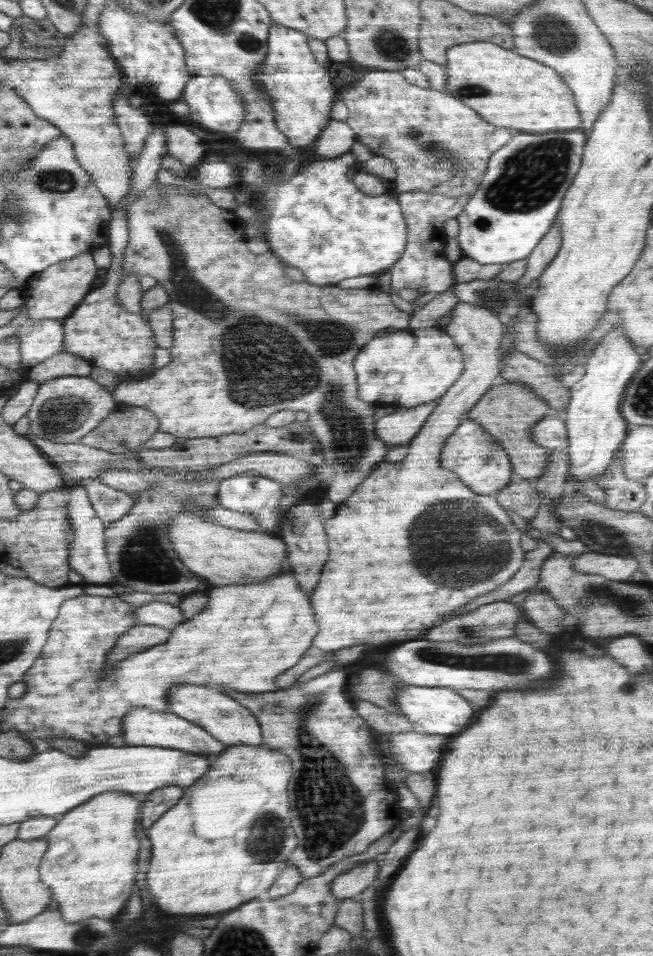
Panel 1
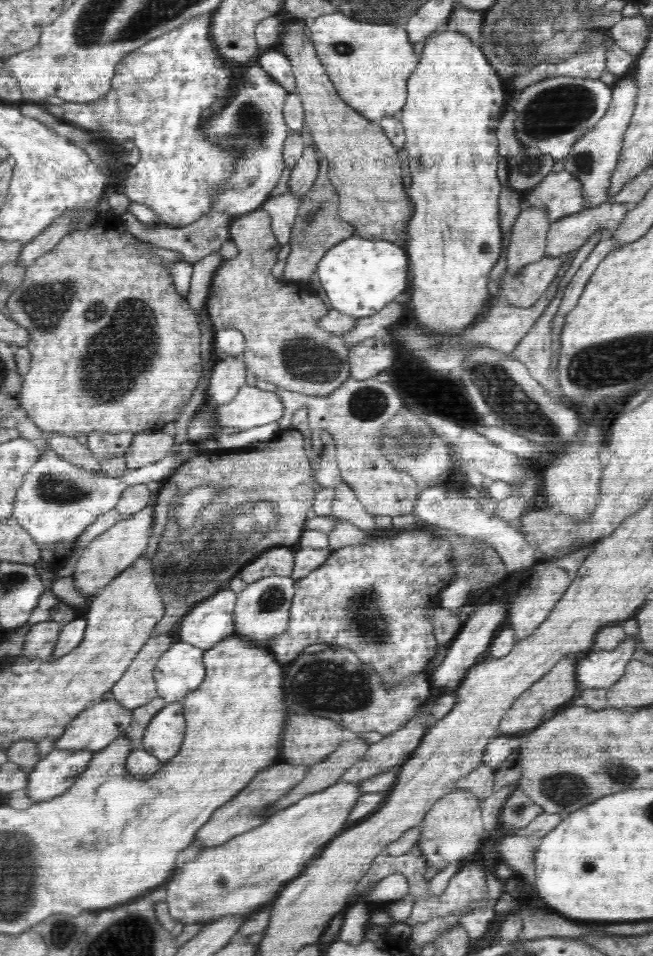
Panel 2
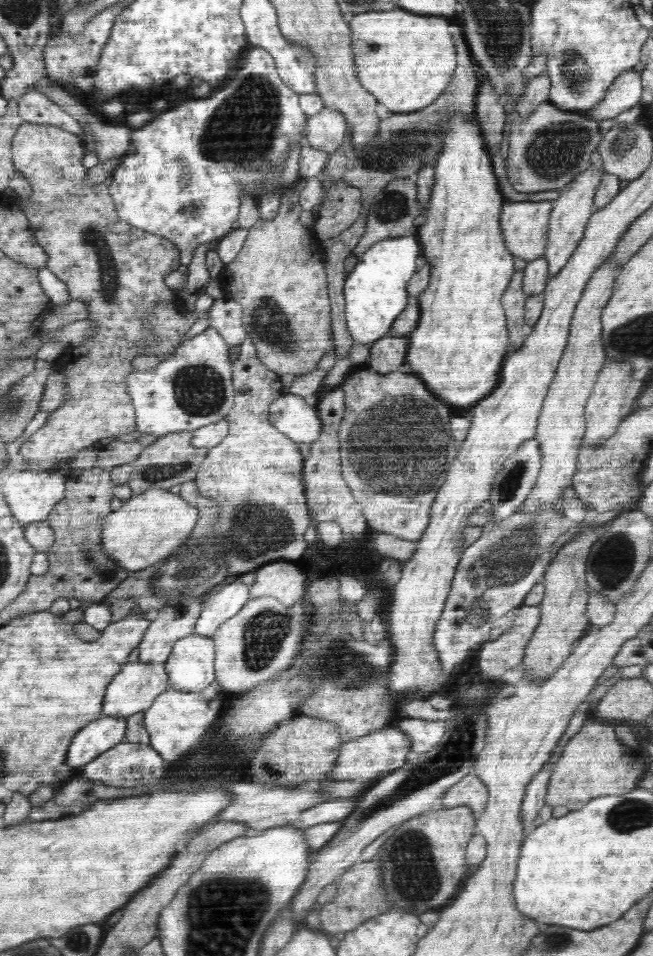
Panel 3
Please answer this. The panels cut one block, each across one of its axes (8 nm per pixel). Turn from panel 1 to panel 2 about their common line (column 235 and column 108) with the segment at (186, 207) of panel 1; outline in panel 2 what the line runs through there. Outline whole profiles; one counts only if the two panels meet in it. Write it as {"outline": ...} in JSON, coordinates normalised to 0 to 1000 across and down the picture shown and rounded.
{"outline":[[[164,223],[149,225],[132,243],[113,243],[113,245],[103,246],[81,262],[60,268],[49,278],[41,280],[35,297],[12,312],[9,322],[6,322],[9,331],[46,348],[46,359],[41,364],[47,369],[47,384],[43,391],[35,393],[31,425],[69,454],[86,452],[98,456],[116,457],[119,454],[135,455],[138,452],[199,451],[213,453],[247,450],[257,441],[270,441],[280,426],[294,414],[309,389],[309,377],[306,376],[309,347],[303,342],[300,326],[294,324],[285,312],[270,304],[257,280],[248,276],[250,270],[228,266],[233,257],[198,245],[181,226]]]}

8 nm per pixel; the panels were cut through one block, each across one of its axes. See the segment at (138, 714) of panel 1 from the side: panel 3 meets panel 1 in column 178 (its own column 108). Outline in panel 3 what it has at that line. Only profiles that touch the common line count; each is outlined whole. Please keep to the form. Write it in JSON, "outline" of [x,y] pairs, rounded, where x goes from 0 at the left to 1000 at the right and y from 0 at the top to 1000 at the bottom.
{"outline":[[[159,749],[147,755],[138,755],[113,770],[113,776],[104,782],[101,799],[119,810],[129,799],[190,775],[193,763],[193,750]]]}

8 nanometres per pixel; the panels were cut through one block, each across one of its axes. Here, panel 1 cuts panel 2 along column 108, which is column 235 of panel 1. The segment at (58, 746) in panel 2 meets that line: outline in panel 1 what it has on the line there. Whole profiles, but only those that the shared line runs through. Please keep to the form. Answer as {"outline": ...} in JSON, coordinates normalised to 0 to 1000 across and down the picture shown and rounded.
{"outline":[[[276,715],[266,718],[257,728],[257,744],[276,749],[289,755],[306,759],[328,772],[338,774],[348,781],[352,780],[401,780],[403,768],[395,753],[361,732],[352,730],[331,720],[297,718],[297,715]]]}

